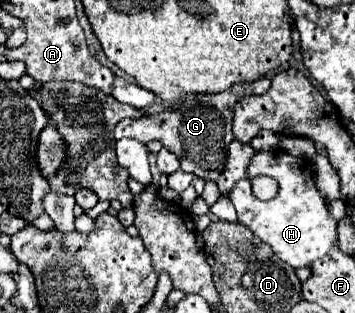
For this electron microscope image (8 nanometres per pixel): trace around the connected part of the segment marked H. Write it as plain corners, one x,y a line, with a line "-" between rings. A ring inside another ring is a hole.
257,152
247,168
247,178
233,186
229,200
235,204
239,222
267,242
273,252
293,268
309,266
313,260
323,258
337,244
337,220
329,214
327,200
319,194
313,182
313,166
305,158
285,152
-
255,176
275,178
279,184
277,196
265,202
255,198
249,182

